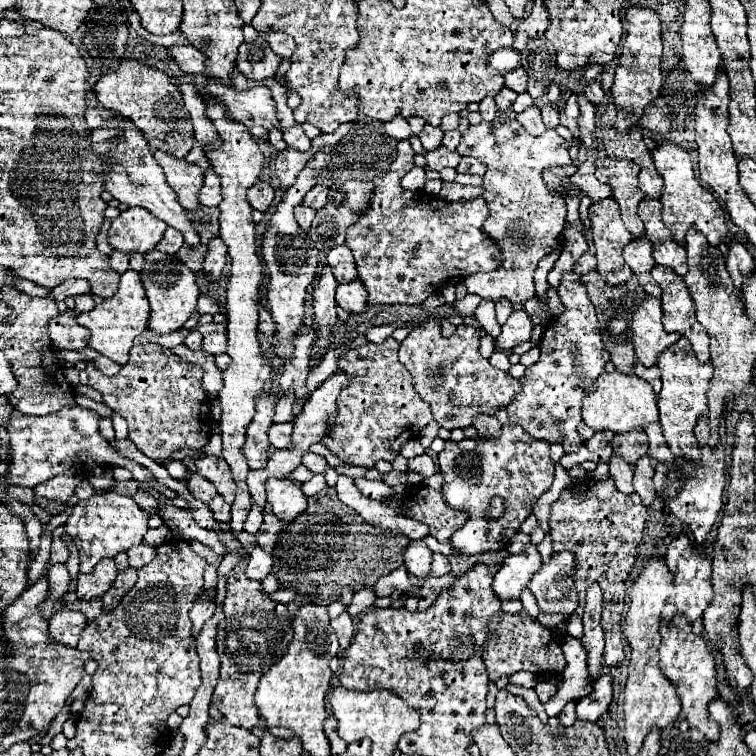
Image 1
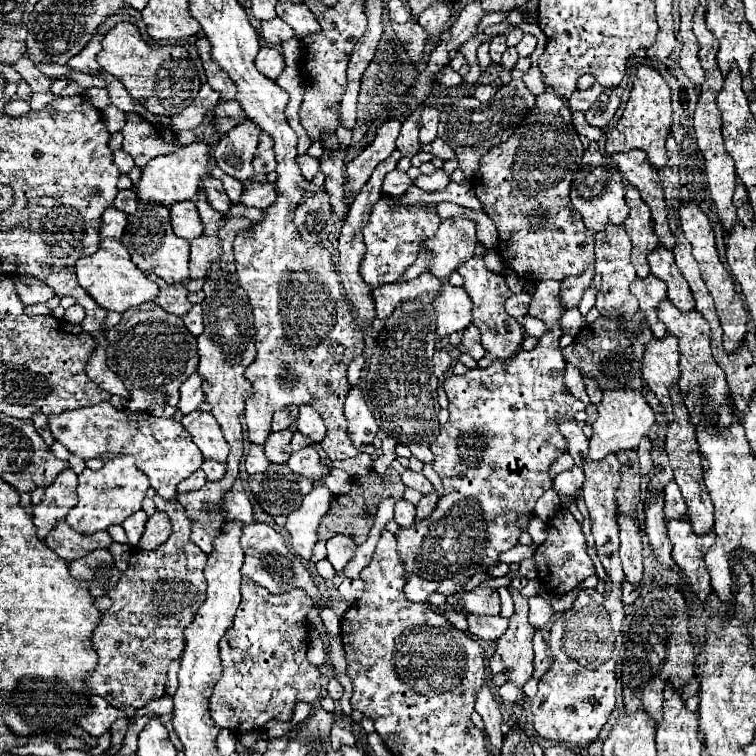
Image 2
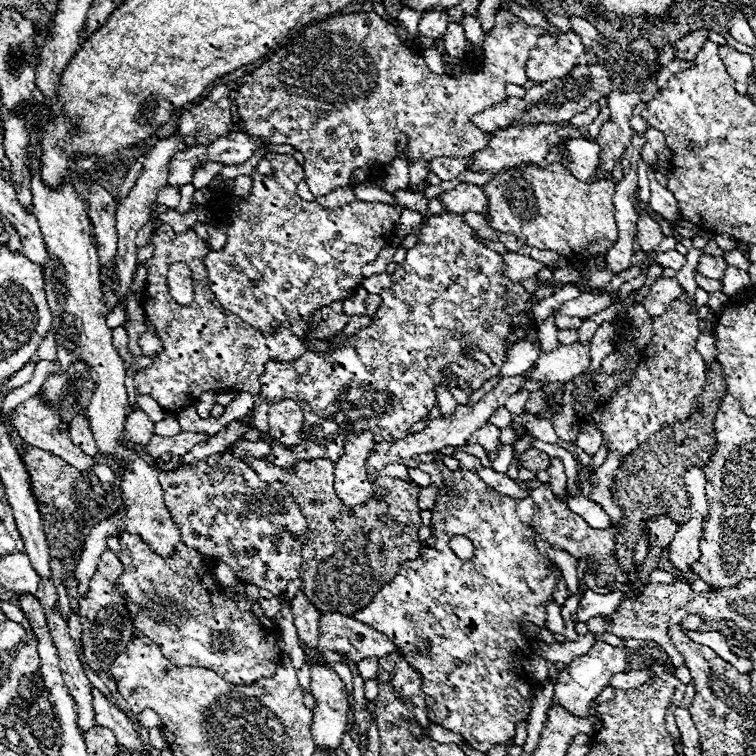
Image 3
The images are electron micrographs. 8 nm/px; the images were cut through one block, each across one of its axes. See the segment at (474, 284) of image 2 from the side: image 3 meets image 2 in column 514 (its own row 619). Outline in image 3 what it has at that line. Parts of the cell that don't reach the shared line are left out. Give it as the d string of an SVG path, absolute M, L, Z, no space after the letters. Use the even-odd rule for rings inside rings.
M328 612L320 616L320 642L318 648L314 648L314 654L320 652L326 662L336 664L336 662L360 662L368 656L376 656L376 658L384 658L390 656L392 652L398 652L398 646L394 646L394 642L390 642L382 632L370 630L368 626L362 626L362 622L342 616L338 612Z

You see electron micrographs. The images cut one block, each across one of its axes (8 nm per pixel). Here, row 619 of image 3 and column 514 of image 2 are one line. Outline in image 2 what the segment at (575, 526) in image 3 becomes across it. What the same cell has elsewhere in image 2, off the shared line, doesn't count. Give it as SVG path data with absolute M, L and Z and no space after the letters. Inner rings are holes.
M558 280L538 282L532 294L528 314L540 318L548 328L548 332L540 336L534 350L518 352L506 362L494 360L484 370L474 368L462 376L450 374L442 384L450 400L450 418L440 428L440 434L432 444L432 468L442 480L444 496L438 500L434 514L430 514L426 522L414 522L414 526L398 528L396 532L398 554L406 566L404 594L412 602L428 602L428 598L436 592L444 596L462 592L470 576L494 568L500 562L498 556L518 544L522 534L522 528L518 528L518 518L532 518L536 500L552 488L550 466L560 454L566 452L566 438L558 434L558 420L560 416L574 416L578 410L584 410L584 404L572 396L564 384L566 362L558 348L558 340L562 336L558 330L558 318L564 310L558 302L558 294Z

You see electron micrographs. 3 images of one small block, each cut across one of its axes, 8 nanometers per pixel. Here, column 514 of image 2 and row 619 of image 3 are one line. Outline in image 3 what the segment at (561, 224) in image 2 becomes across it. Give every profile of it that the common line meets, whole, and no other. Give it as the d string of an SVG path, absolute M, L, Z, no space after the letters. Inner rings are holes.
M122 532L118 542L120 552L116 556L122 562L124 572L116 580L114 592L124 596L124 606L128 608L130 620L134 624L134 638L146 636L152 642L158 642L158 646L164 650L162 654L166 654L170 662L178 666L210 668L230 684L250 684L258 678L274 674L282 656L278 646L278 628L274 620L264 614L260 602L246 596L248 582L242 576L236 578L234 586L218 584L212 566L202 560L202 554L196 548L190 548L184 542L180 542L168 556L156 554L138 534Z

